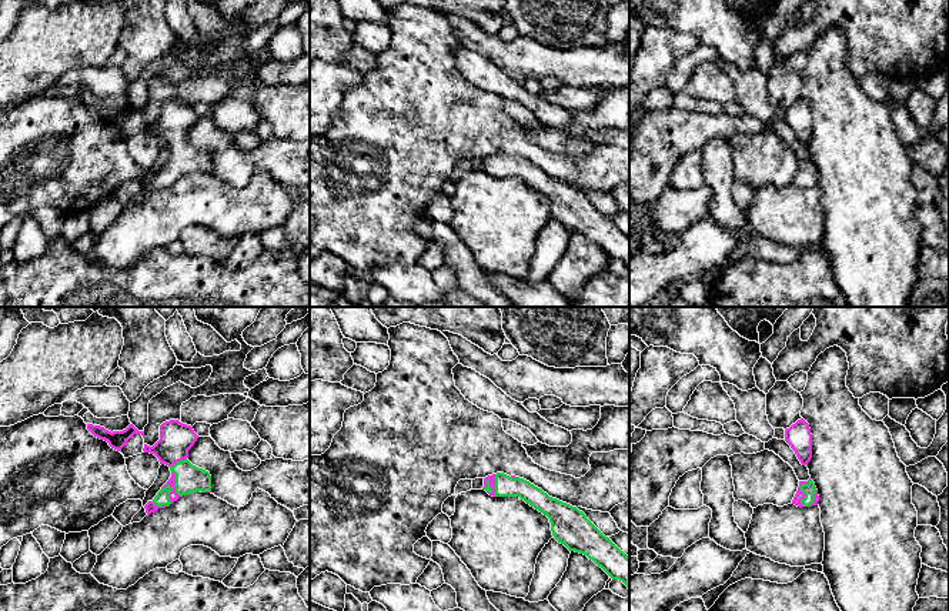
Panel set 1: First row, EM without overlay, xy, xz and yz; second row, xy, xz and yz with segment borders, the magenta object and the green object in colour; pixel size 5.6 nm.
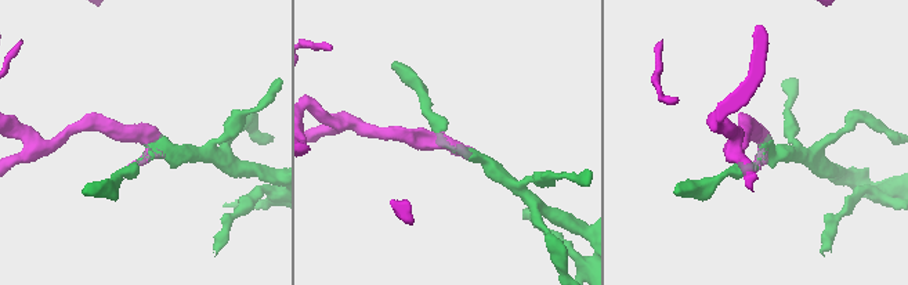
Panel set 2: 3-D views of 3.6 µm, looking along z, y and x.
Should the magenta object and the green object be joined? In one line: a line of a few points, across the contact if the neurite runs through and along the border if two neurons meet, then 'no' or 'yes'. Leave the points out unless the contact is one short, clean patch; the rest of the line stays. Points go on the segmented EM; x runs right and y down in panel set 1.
no

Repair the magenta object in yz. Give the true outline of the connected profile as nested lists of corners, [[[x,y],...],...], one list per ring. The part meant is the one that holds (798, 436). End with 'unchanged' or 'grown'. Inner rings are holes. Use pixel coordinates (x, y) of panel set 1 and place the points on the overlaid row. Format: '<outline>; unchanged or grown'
[[[801,418],[785,430],[785,441],[795,451],[802,465],[808,465],[812,458],[812,434],[809,424]]]; unchanged

